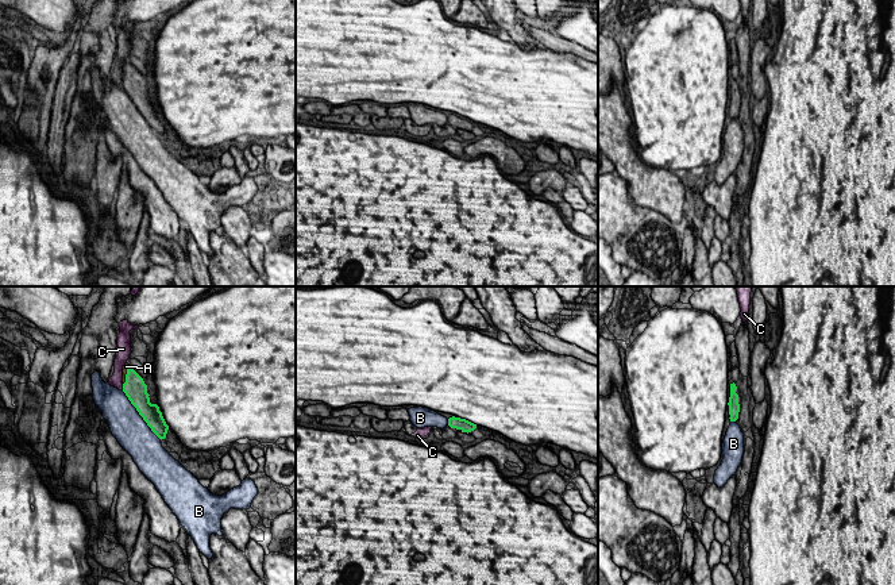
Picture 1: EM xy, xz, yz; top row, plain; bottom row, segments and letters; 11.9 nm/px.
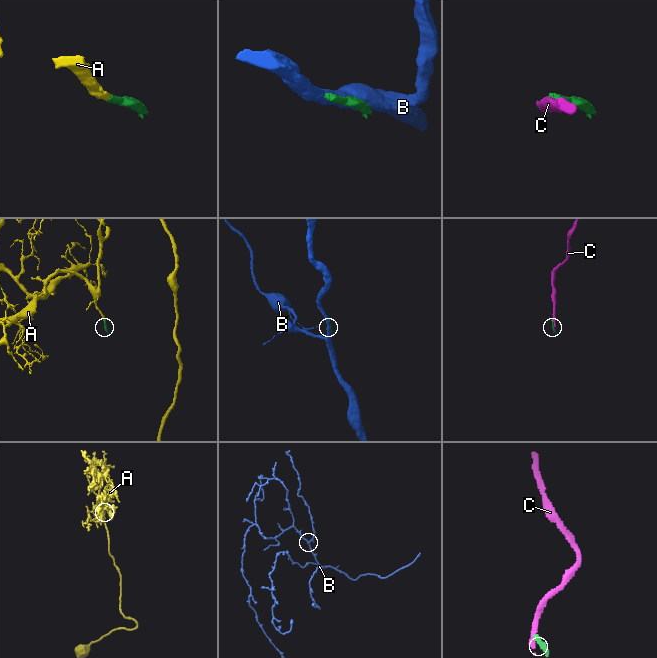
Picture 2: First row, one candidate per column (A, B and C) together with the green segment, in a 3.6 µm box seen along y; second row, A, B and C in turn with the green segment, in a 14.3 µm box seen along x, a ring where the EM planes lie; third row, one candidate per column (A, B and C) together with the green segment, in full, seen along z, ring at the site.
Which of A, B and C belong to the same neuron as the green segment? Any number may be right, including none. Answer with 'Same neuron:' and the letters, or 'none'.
Same neuron: A

